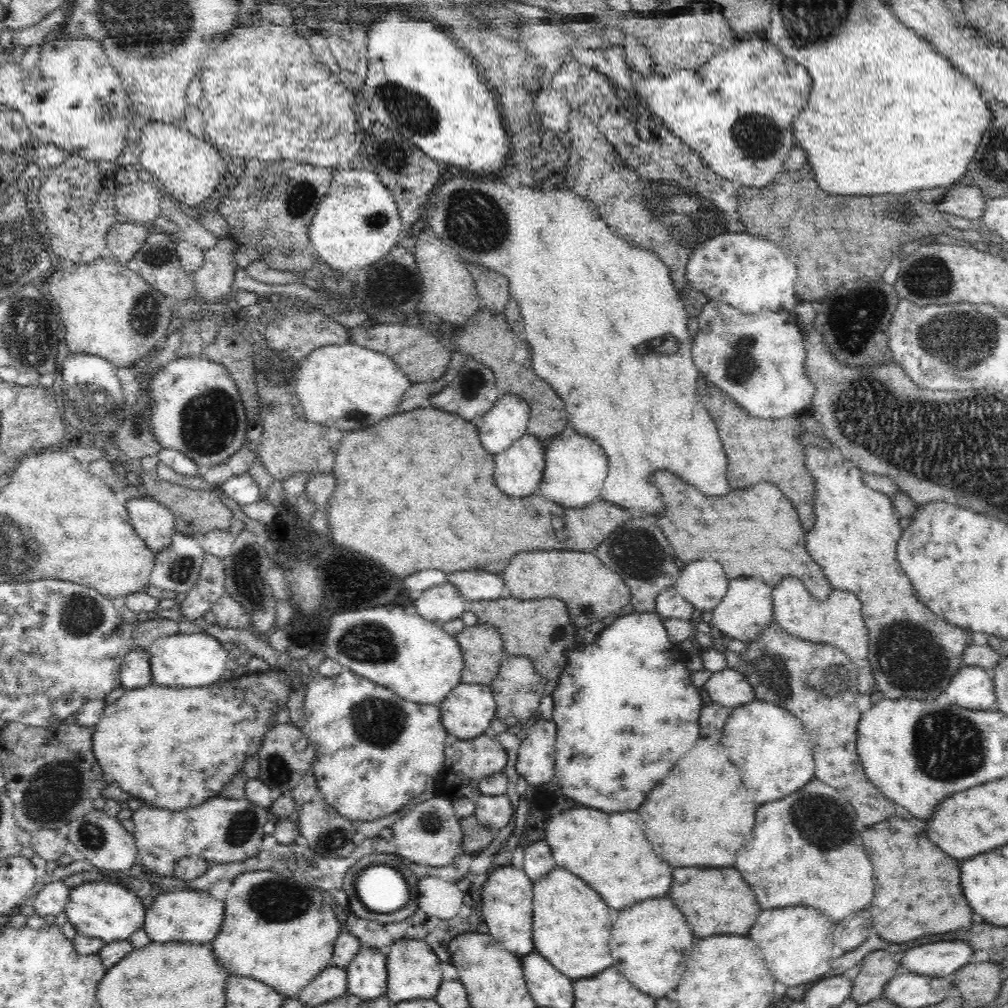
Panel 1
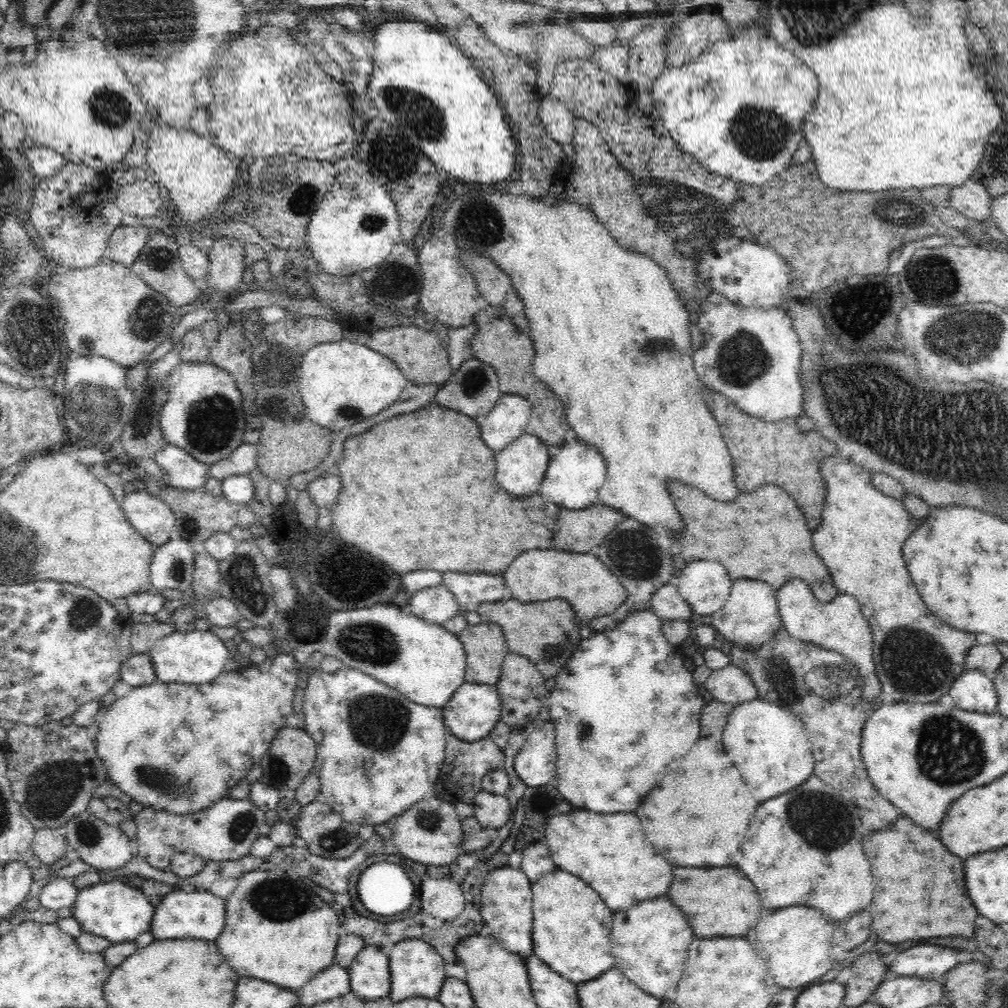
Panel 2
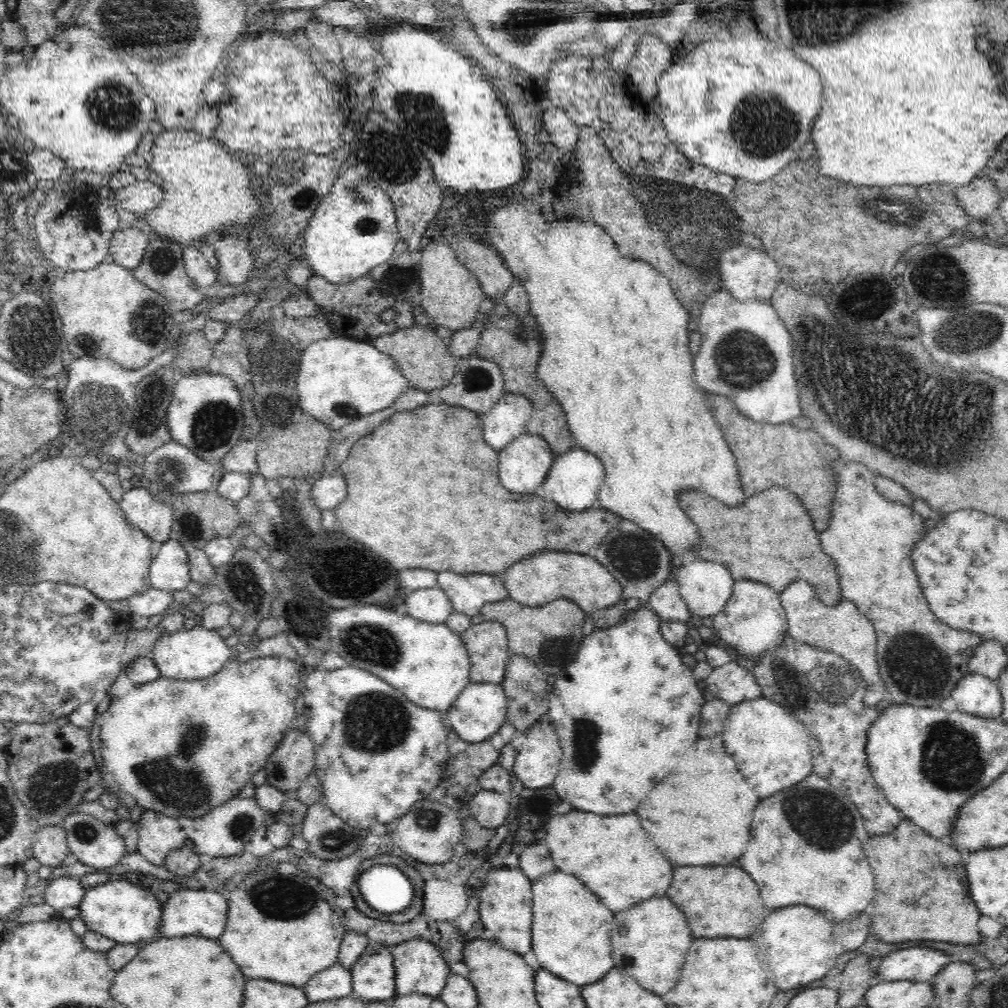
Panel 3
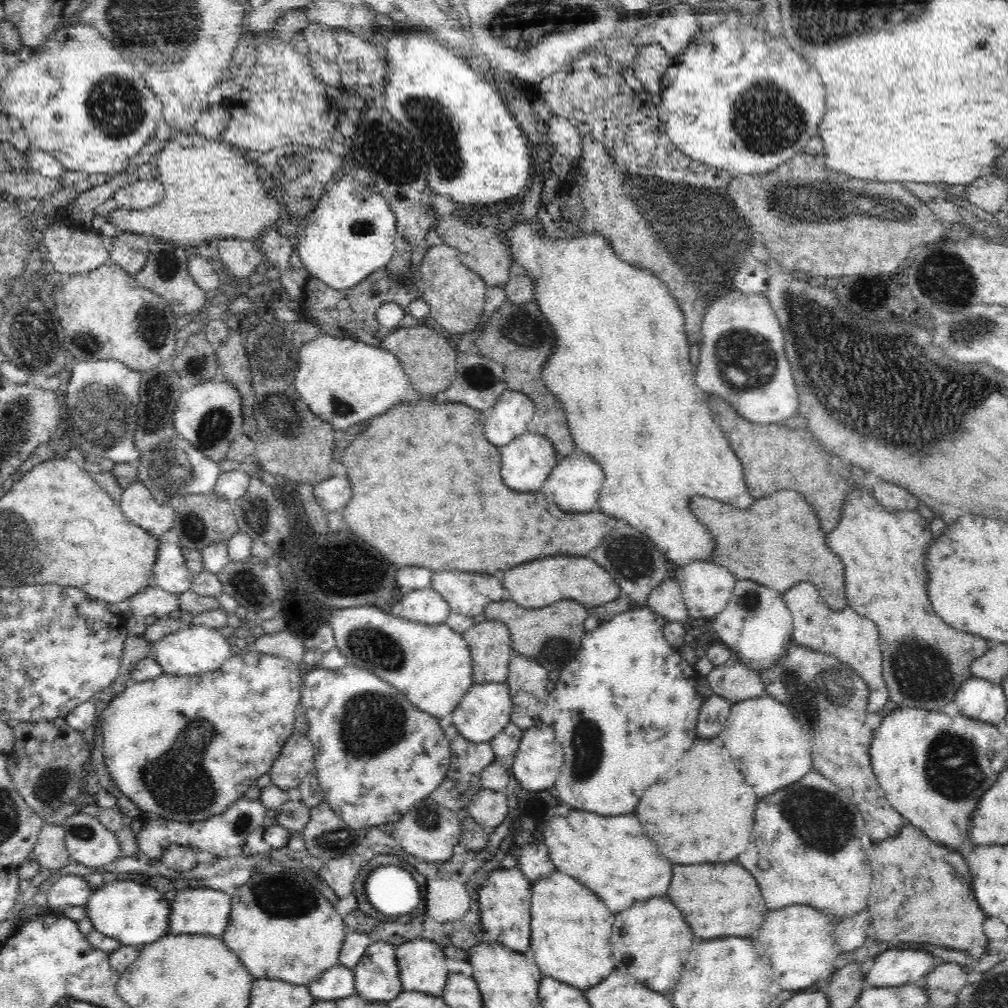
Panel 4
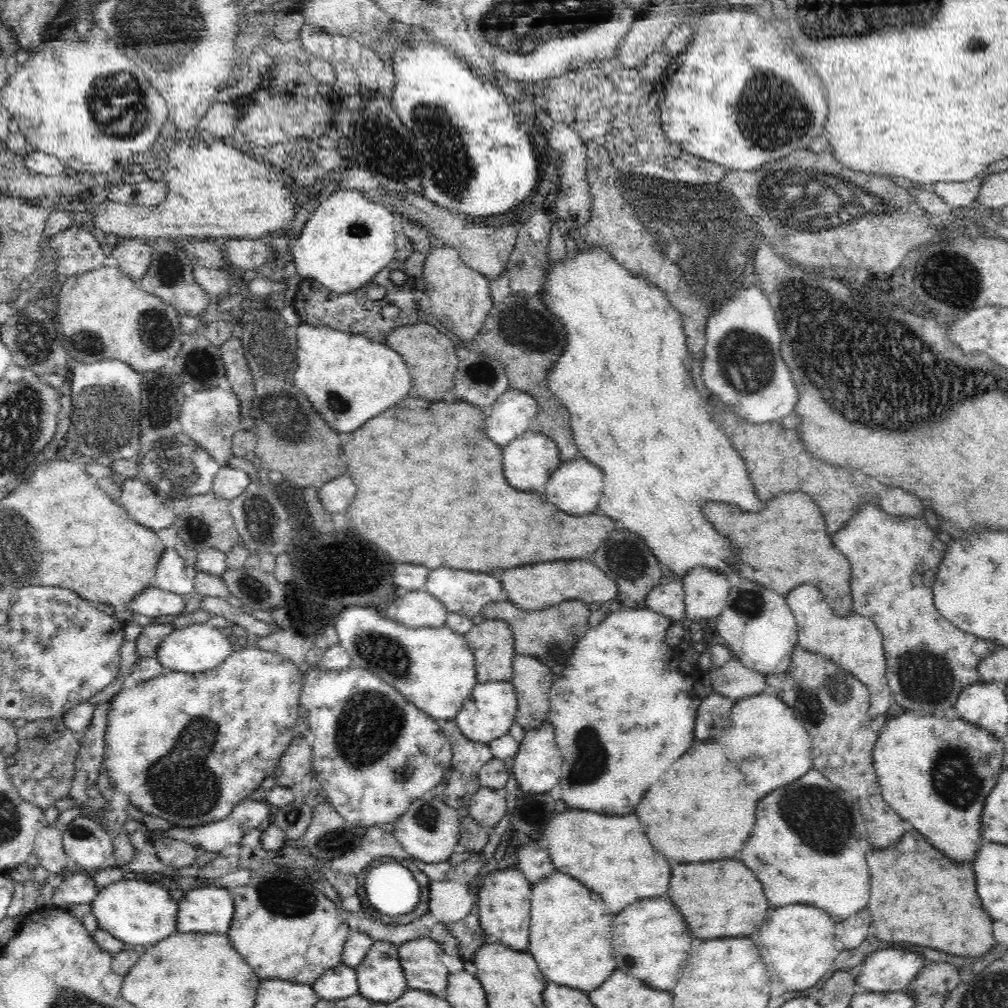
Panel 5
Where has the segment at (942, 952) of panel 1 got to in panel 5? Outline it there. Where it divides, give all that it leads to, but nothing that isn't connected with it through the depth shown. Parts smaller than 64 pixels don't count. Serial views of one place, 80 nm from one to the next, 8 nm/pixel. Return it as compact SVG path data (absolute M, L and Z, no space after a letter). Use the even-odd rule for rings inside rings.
M886 947L870 952L856 970L858 990L872 992L903 991L927 964L922 955Z

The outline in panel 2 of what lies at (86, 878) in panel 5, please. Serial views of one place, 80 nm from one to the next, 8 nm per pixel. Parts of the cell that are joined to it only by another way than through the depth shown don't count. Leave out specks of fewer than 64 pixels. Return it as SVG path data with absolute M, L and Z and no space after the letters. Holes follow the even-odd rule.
M48 878L42 888L36 890L36 894L42 907L57 911L60 908L71 908L78 891L70 878Z

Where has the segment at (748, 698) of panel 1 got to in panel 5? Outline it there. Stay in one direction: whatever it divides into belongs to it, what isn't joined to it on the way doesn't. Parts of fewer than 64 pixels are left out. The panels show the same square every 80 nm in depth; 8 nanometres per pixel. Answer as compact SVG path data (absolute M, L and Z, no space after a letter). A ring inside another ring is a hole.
M730 660L709 671L713 692L738 701L766 691L765 675L748 669L740 660Z

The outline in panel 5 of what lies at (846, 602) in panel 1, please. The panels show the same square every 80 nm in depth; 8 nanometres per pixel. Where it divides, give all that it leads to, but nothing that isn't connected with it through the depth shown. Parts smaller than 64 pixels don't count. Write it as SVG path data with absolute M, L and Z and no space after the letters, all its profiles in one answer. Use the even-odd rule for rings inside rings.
M804 583L794 588L785 596L798 625L797 645L807 651L828 657L834 663L856 679L864 683L871 692L869 706L872 719L879 714L888 712L891 705L891 688L886 680L886 655L882 634L878 632L876 624L868 617L856 611L846 616L834 614L832 607L822 597L821 590L810 583Z

